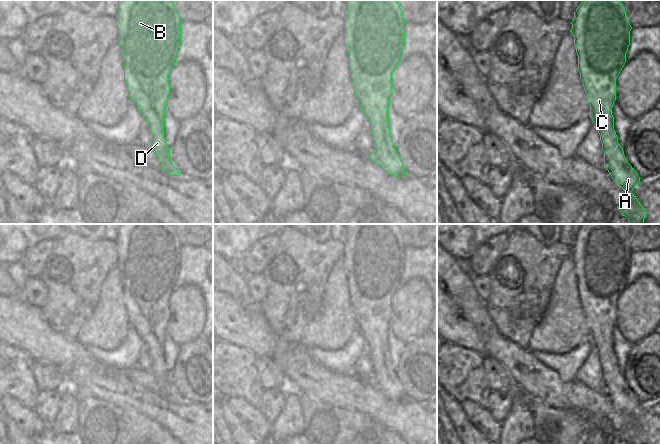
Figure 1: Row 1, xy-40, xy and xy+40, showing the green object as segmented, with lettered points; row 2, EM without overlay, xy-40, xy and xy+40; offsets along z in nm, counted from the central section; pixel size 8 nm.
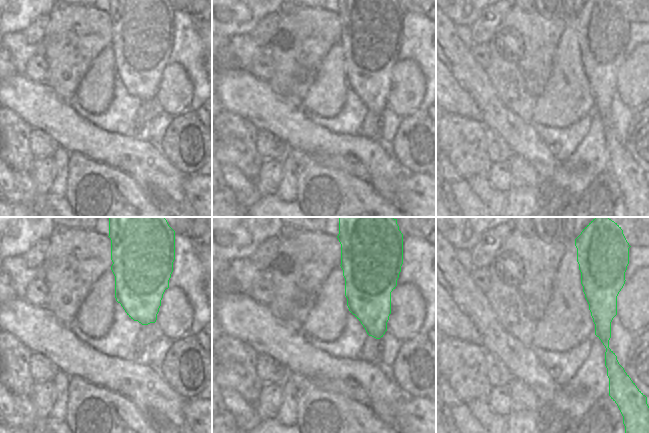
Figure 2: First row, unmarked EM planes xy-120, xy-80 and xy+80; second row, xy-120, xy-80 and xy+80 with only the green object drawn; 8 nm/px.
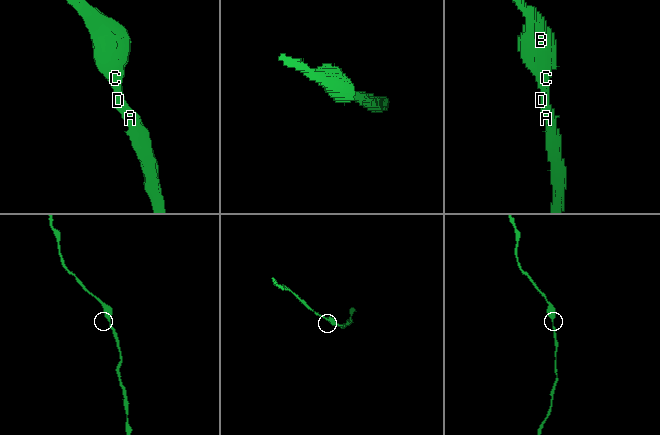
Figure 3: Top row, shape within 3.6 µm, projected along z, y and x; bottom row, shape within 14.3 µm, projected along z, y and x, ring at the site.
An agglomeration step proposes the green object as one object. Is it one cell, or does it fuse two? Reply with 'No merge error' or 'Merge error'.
No merge error

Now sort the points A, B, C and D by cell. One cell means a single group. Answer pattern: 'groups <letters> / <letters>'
groups A B C D

